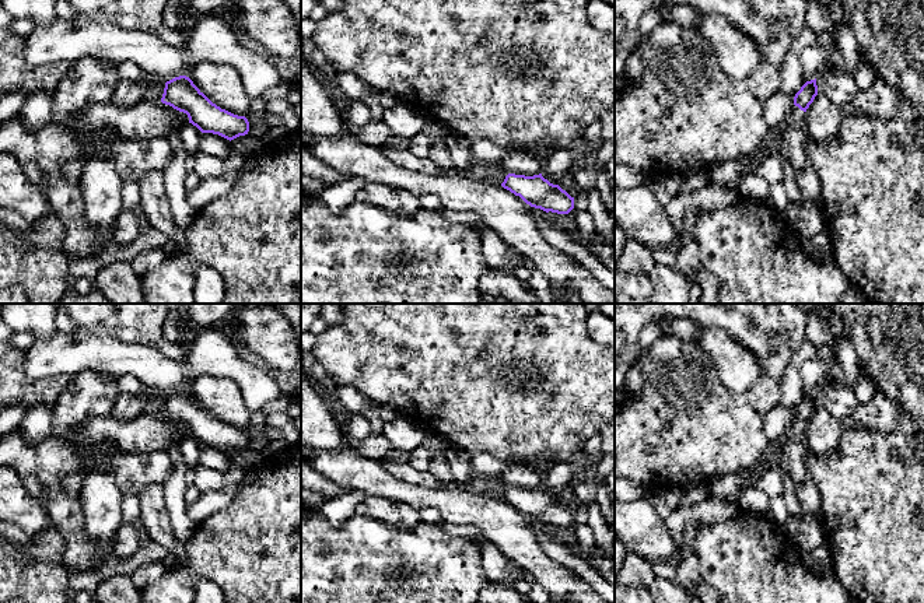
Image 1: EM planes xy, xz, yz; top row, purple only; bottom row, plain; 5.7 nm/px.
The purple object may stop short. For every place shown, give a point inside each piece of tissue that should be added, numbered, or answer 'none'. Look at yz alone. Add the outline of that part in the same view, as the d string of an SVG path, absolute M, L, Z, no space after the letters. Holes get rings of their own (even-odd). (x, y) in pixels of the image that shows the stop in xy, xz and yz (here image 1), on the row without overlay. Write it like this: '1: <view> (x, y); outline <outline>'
1: yz (790, 455); outline M794 418L785 432L784 441L777 446L771 457L771 464L783 476L791 474L795 488L806 478L805 457L812 453L806 442L805 430L806 427Z

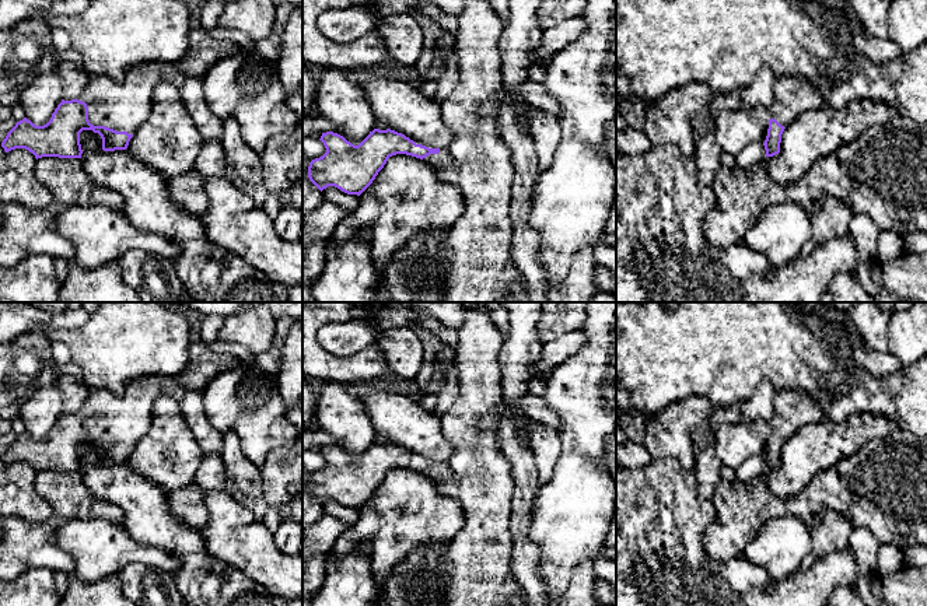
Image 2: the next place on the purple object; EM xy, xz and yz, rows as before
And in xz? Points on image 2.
1: xz (443, 473); outline M440 462L438 467L427 469L426 472L423 472L423 474L434 481L437 486L451 481L454 479L454 472L445 462Z

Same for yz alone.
1: yz (791, 409); outline M780 389L774 393L773 411L765 427L787 441L801 427L822 420L822 407L809 392Z

